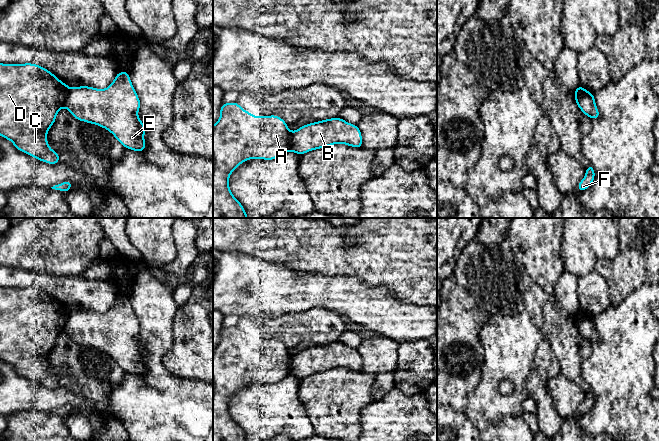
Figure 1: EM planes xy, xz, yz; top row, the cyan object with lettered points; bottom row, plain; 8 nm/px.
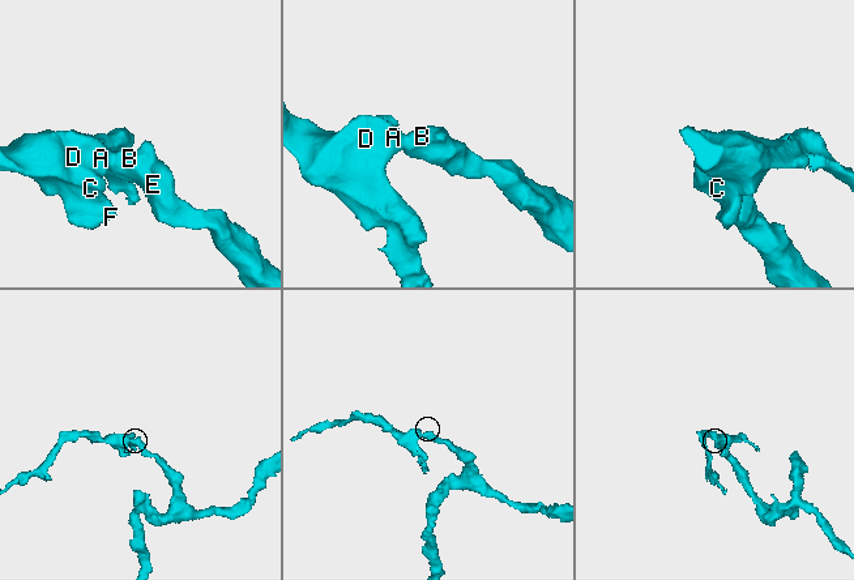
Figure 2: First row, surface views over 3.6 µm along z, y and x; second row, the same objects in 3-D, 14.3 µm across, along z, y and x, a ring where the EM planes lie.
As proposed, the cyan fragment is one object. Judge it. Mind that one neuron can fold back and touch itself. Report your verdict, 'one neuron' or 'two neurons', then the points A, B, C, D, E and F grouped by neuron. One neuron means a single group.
two neurons | A C D F / B E

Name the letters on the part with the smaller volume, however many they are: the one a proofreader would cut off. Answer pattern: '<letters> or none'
A, C, D, F

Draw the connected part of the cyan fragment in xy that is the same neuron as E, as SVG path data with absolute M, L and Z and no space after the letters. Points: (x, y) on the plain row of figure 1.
M118 296L106 313L70 312L63 331L75 343L108 354L125 373L145 374L146 353L137 339L141 326L128 296Z

